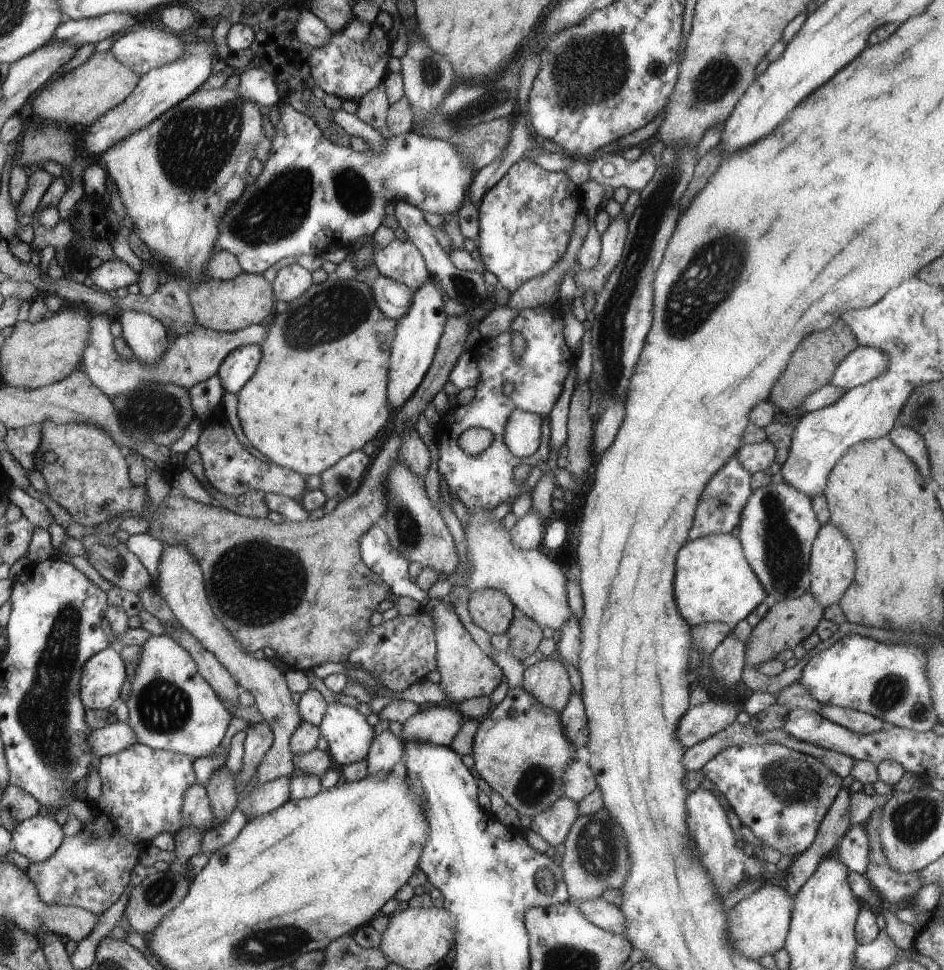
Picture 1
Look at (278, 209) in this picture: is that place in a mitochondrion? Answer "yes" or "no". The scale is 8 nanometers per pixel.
yes

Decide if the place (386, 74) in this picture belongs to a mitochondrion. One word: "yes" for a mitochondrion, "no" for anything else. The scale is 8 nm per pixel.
no

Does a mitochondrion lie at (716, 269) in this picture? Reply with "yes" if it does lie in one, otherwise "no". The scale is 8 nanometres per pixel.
yes

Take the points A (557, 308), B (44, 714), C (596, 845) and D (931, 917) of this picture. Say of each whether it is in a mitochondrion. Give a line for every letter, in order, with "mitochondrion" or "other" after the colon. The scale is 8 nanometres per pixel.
A: other
B: mitochondrion
C: mitochondrion
D: other

